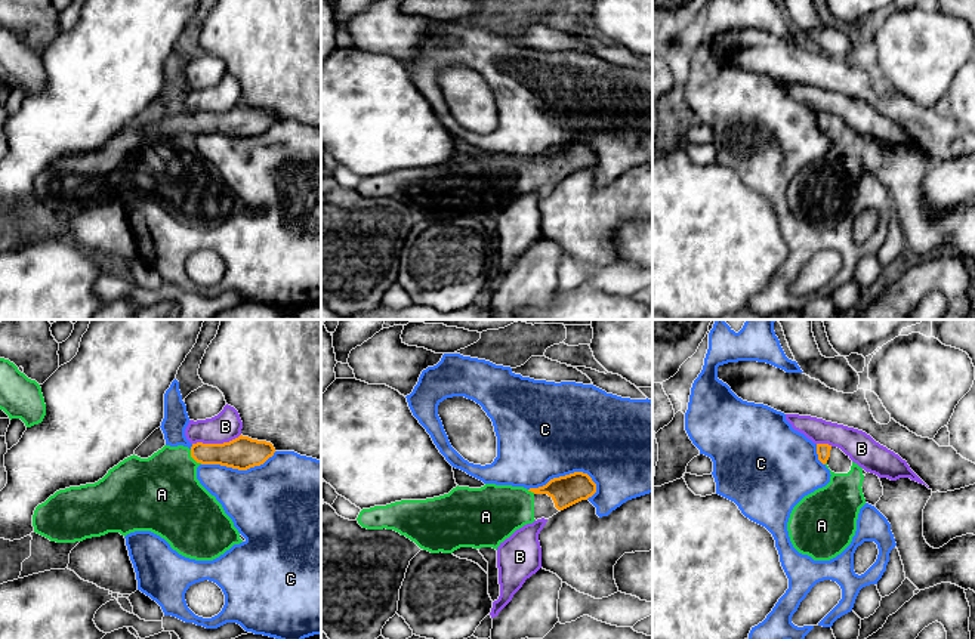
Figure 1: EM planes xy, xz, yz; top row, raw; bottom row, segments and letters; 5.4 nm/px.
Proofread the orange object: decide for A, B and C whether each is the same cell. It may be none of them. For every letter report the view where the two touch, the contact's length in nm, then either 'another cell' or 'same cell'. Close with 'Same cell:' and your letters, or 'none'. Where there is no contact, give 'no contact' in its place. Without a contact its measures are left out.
A: meets orange in xy; contact 100 nm long; same cell
B: meets orange in xy; contact 280 nm long; another cell
C: meets orange in xz; contact 380 nm long; another cell
Same cell: A

